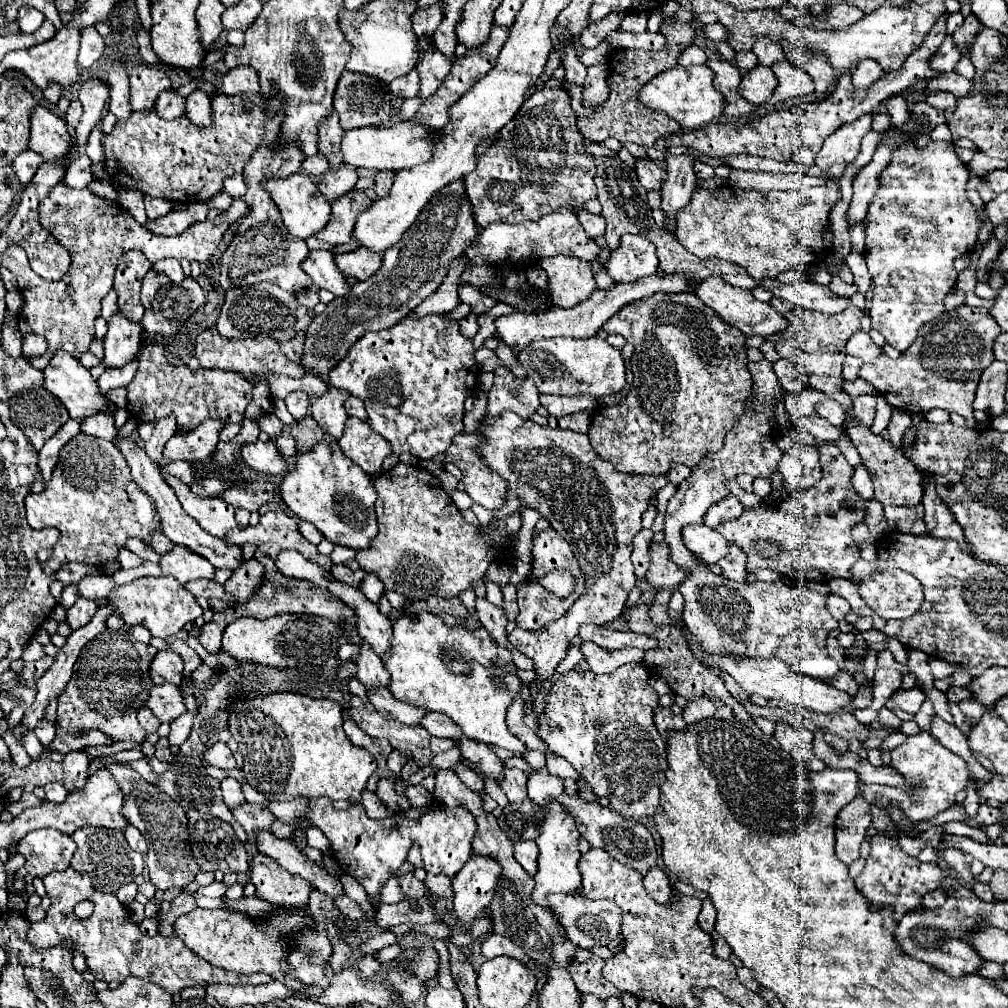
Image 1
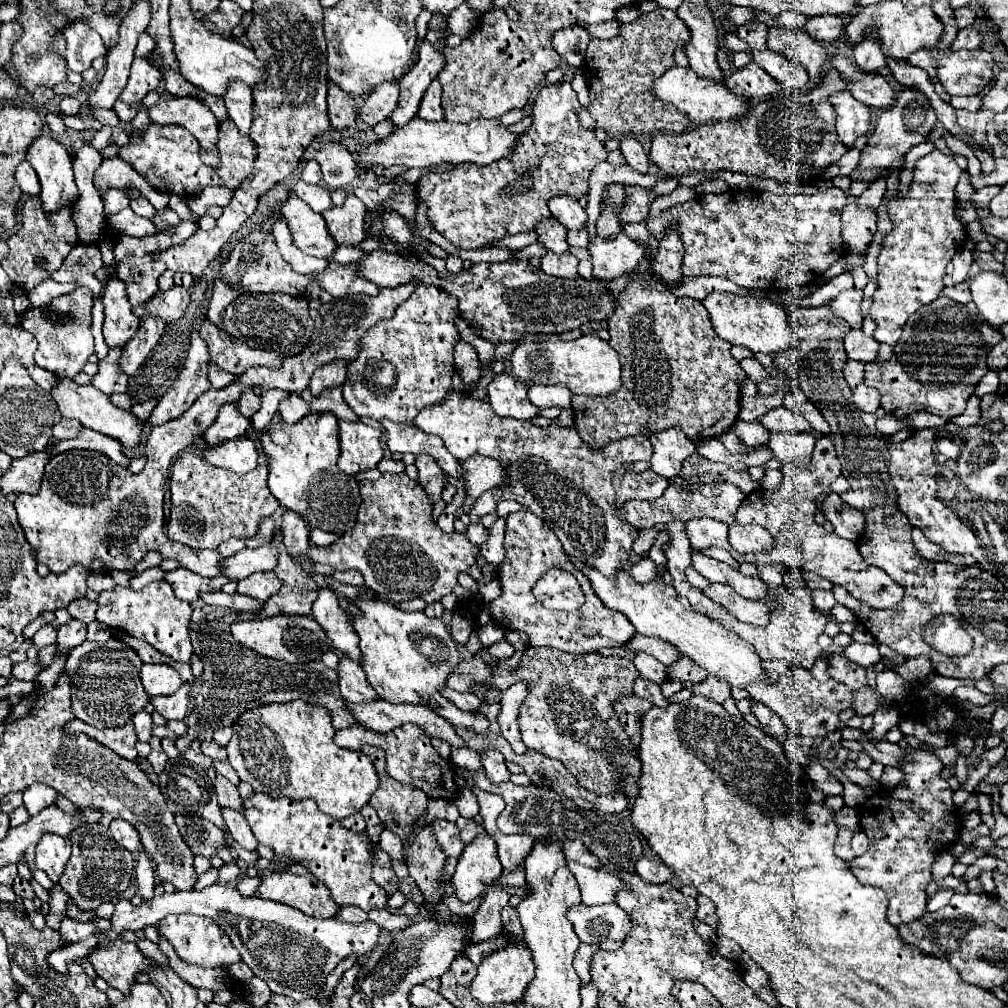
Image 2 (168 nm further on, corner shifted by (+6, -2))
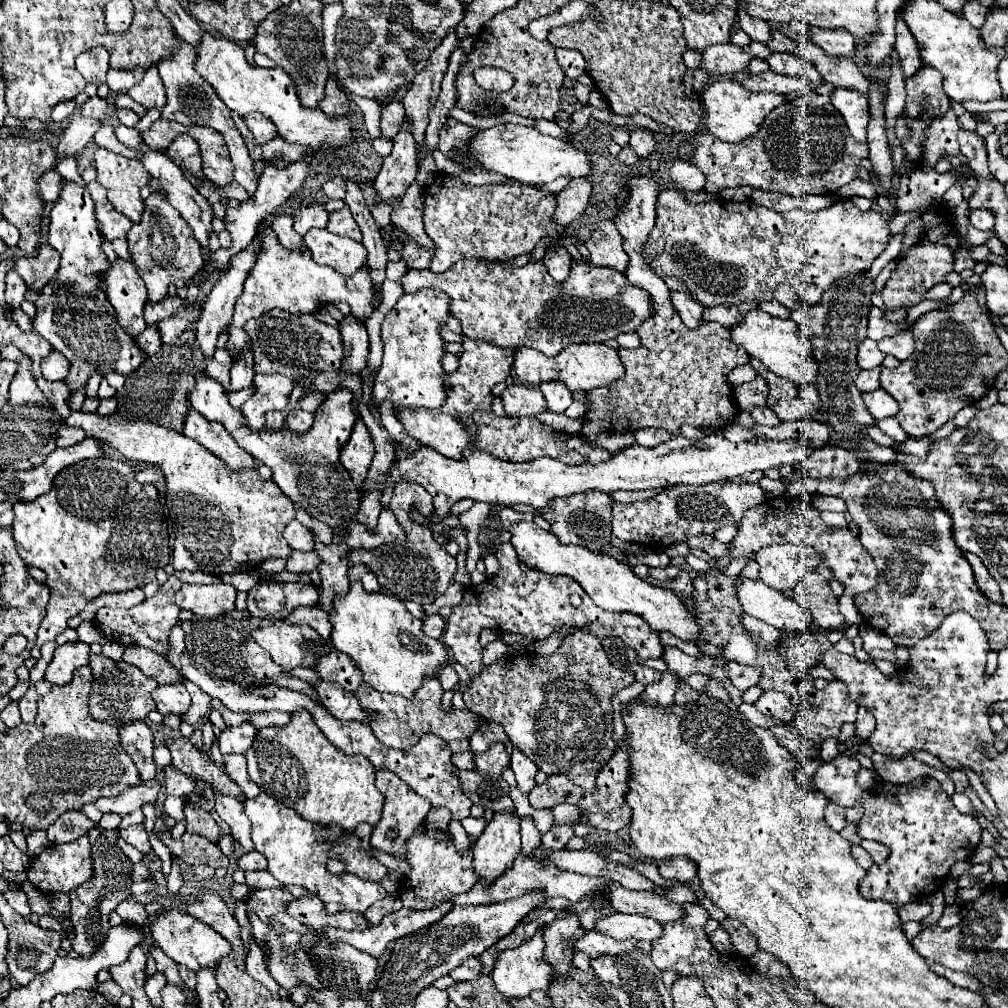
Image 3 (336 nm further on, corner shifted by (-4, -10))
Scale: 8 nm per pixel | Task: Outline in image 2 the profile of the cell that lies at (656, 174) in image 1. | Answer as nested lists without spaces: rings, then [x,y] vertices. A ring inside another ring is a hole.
[[[622,138],[620,140],[620,150],[622,150],[622,154],[624,154],[630,168],[634,168],[634,170],[638,170],[642,174],[648,172],[648,156],[644,154],[644,148],[642,148],[642,144],[638,140]]]

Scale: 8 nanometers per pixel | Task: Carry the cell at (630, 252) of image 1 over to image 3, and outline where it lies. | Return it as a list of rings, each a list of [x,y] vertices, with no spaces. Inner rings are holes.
[[[602,220],[592,224],[592,234],[584,242],[590,252],[590,262],[594,266],[608,266],[618,272],[626,272],[628,256],[622,248],[622,238],[612,220]]]

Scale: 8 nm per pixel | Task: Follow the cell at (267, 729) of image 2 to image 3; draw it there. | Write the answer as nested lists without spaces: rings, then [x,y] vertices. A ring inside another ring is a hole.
[[[296,710],[288,726],[262,728],[246,752],[246,760],[248,776],[262,792],[272,794],[278,802],[284,802],[284,806],[320,828],[336,824],[350,832],[360,822],[376,826],[380,820],[384,798],[374,784],[374,766],[362,756],[348,756],[330,744],[308,710]]]

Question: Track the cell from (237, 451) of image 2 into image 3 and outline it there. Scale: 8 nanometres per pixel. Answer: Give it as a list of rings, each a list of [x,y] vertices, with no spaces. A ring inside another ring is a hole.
[[[188,412],[182,434],[200,442],[214,456],[218,456],[222,462],[226,462],[230,466],[230,470],[254,466],[254,458],[236,444],[236,440],[226,432],[224,424],[220,424],[220,422],[210,422],[202,414]]]

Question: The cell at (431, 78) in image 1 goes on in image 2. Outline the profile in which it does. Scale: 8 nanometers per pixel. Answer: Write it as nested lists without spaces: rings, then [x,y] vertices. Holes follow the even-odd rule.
[[[434,78],[420,102],[418,108],[418,116],[424,120],[442,120],[442,108],[440,108],[440,94],[442,94],[442,86],[438,82],[438,78]]]

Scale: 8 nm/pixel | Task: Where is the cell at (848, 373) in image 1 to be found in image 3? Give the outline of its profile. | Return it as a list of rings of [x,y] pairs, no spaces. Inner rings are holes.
[[[880,368],[874,370],[862,370],[856,378],[856,388],[860,392],[872,392],[876,388],[880,388]]]

